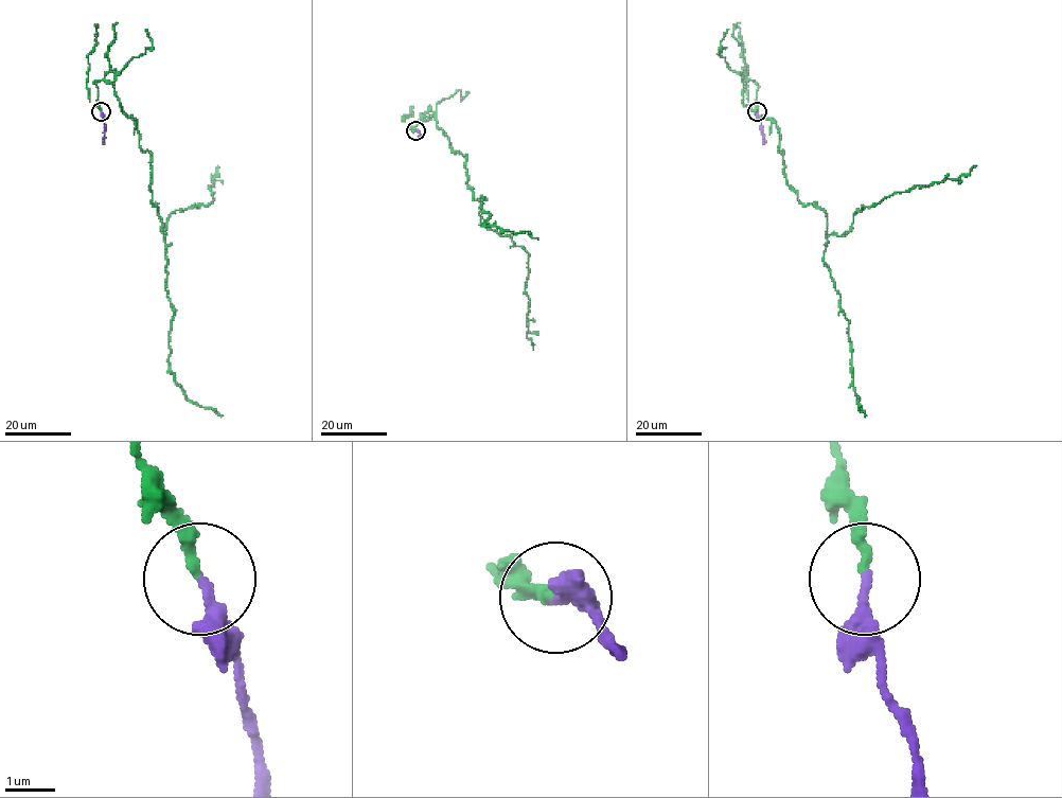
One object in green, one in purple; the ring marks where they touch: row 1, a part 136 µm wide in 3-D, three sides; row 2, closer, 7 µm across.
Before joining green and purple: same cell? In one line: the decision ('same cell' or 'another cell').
same cell

